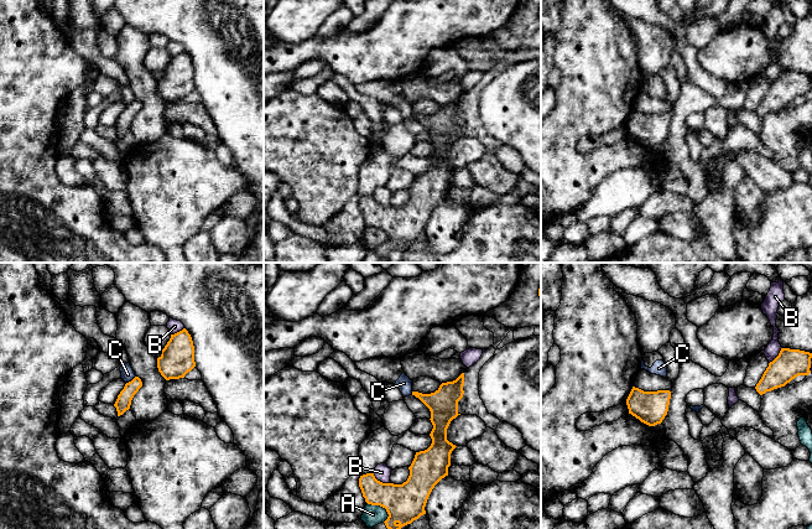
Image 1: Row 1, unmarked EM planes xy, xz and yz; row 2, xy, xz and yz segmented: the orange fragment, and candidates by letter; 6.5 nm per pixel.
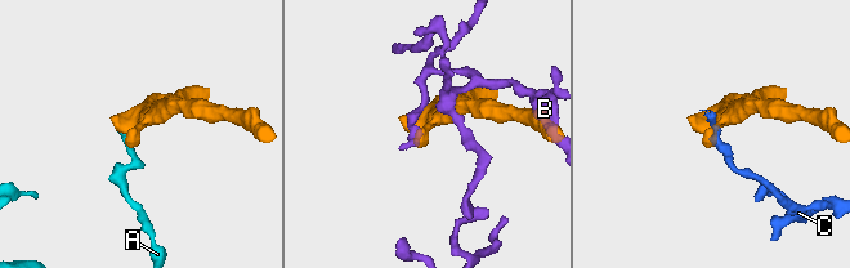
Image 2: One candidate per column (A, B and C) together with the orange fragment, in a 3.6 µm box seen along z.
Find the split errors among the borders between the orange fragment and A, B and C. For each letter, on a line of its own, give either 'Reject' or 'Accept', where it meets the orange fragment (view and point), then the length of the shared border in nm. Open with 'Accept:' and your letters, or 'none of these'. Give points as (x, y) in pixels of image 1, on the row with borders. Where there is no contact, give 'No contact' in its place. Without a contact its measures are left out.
Accept: none of these
A: Reject. Touches orange at xz (381, 506). Shared border 170 nm
B: Reject. Touches orange at xz (379, 481). Shared border 140 nm
C: Reject. Touches orange at xy (131, 380). Shared border 80 nm

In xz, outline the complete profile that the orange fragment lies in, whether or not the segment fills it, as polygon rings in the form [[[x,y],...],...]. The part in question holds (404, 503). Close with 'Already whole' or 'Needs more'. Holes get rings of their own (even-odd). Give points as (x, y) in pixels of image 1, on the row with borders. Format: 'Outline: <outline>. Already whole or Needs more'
Outline: [[[464,373],[456,380],[442,383],[431,394],[412,391],[431,411],[433,429],[431,446],[416,452],[408,467],[410,476],[402,484],[382,483],[374,473],[361,474],[359,487],[365,502],[386,509],[387,529],[401,529],[426,514],[425,507],[434,486],[451,466],[451,453],[457,447],[447,440],[447,429],[458,415],[458,401],[463,398]]]. Already whole

